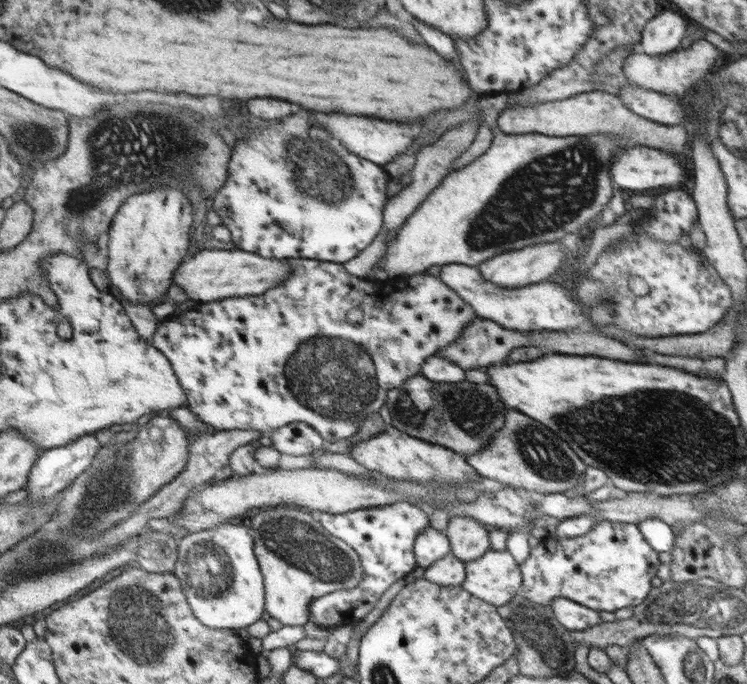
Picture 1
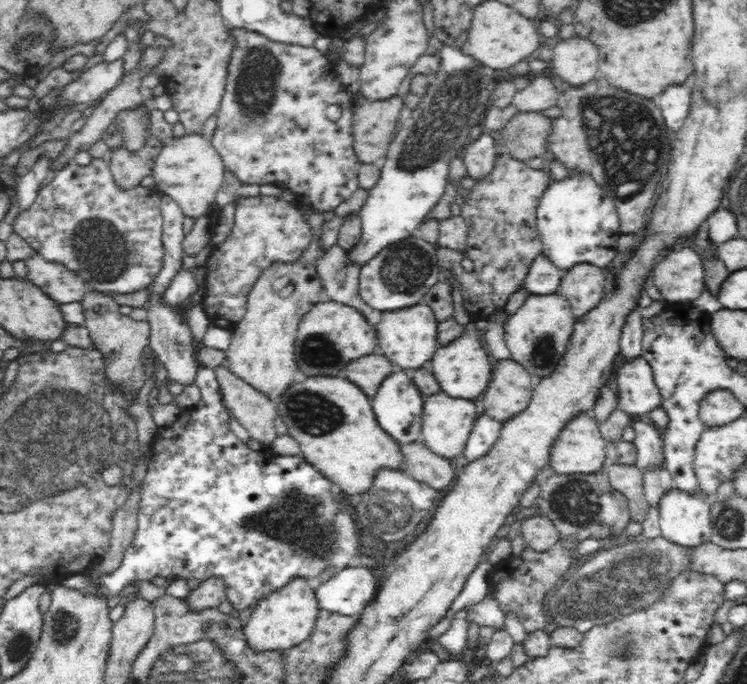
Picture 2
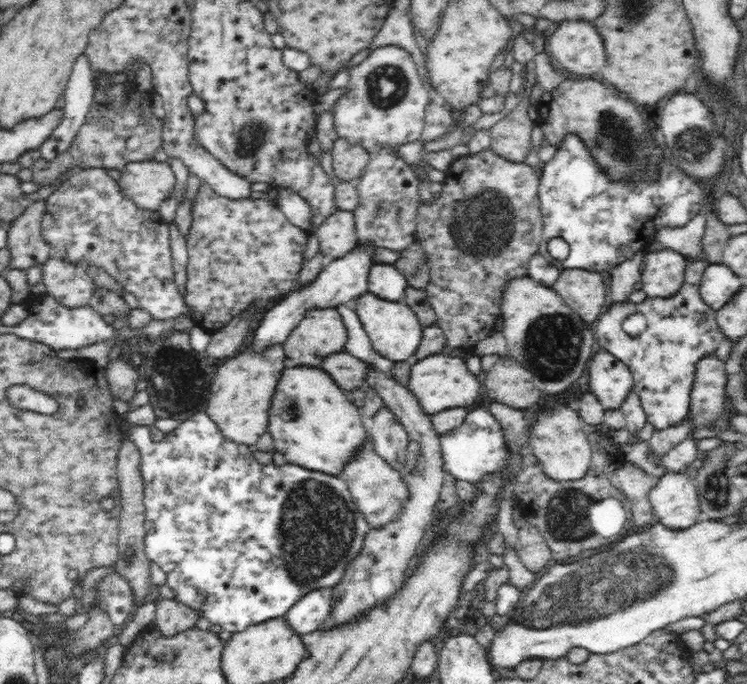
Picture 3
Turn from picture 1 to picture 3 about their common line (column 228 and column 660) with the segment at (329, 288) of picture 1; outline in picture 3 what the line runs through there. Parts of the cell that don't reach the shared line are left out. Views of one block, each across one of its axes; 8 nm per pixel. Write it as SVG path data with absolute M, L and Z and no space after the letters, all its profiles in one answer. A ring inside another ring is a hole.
M704 252L700 256L684 258L685 282L673 297L647 297L640 303L613 303L602 312L602 318L598 318L594 326L597 350L612 354L629 367L634 382L633 392L641 401L646 422L658 430L677 425L689 417L698 362L714 355L725 336L718 327L716 311L702 301L699 290L702 275L710 262ZM634 312L640 312L647 318L648 330L638 338L629 338L622 329L622 320Z

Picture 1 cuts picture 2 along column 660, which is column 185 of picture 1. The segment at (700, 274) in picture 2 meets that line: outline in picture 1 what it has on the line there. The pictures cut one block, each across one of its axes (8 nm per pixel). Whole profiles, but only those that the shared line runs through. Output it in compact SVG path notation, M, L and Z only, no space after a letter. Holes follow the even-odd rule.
M233 247L228 250L203 249L182 262L173 274L173 281L175 286L186 294L187 299L208 303L223 298L263 294L275 285L289 280L294 267L287 266L290 266L290 262L286 262L286 259L263 258L261 255Z

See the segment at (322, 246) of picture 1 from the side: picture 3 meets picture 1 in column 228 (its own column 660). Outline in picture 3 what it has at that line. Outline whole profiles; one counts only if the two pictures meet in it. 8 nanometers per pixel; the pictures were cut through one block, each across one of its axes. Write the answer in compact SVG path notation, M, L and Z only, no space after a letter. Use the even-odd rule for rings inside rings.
M574 134L567 136L565 140L556 147L556 152L553 158L539 165L539 167L542 169L542 178L540 178L537 195L540 210L542 210L543 220L543 232L541 240L542 246L539 248L540 254L544 254L544 256L547 256L548 260L550 260L551 257L548 256L546 243L551 238L560 237L568 242L570 256L566 258L566 262L552 262L554 266L558 266L558 268L582 268L582 270L590 270L594 271L595 273L600 273L602 270L613 268L613 266L620 264L620 262L624 262L624 260L630 260L637 252L644 251L650 242L655 240L655 236L658 234L659 230L662 230L663 228L684 228L684 226L686 226L686 224L688 224L692 218L704 210L704 206L702 206L702 188L700 188L698 183L694 182L691 177L682 174L682 172L680 172L676 166L672 166L668 160L665 160L665 162L666 166L662 164L656 180L647 180L646 176L638 174L636 180L634 180L632 184L630 180L611 181L602 168L600 168L600 165L598 162L596 162L596 159L592 158L592 153L590 152L590 149L587 148L586 144L584 144L584 141Z

